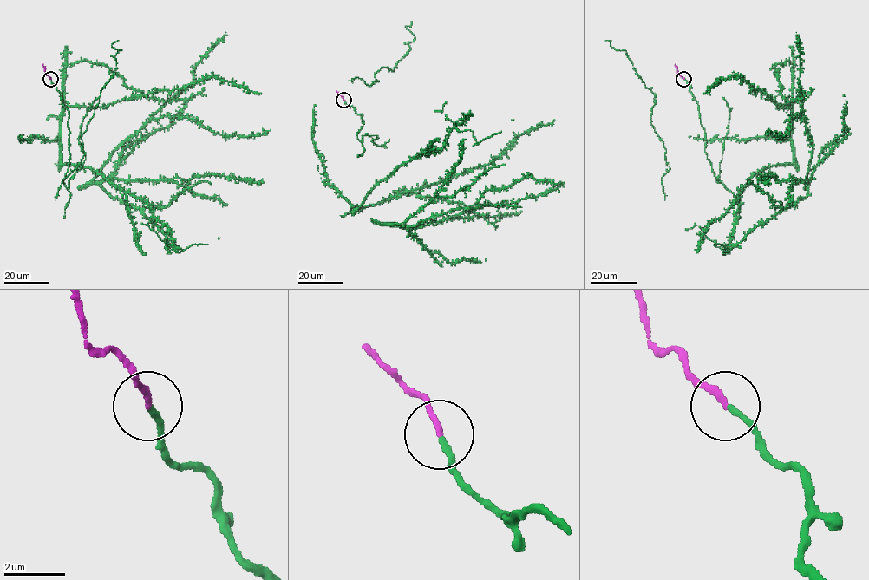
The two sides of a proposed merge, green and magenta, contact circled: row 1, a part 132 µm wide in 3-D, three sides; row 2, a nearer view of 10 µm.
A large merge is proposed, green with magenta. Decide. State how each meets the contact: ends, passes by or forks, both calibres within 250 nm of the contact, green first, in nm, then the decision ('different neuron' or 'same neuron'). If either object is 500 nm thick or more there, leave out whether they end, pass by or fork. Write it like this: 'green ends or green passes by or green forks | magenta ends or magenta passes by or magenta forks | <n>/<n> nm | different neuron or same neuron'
green ends | magenta ends | 180/200 nm | same neuron

